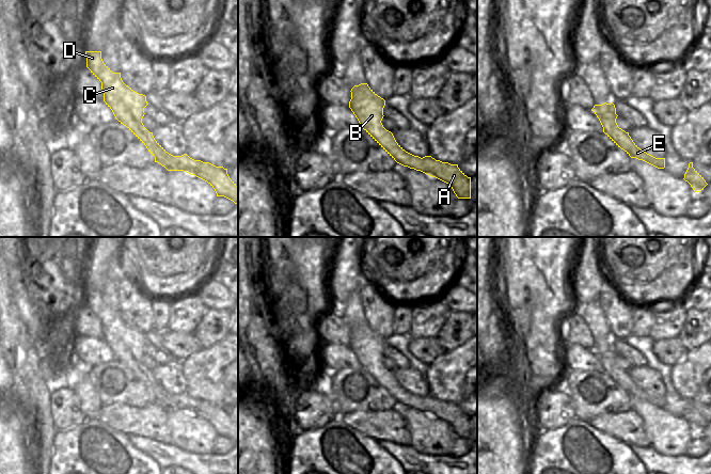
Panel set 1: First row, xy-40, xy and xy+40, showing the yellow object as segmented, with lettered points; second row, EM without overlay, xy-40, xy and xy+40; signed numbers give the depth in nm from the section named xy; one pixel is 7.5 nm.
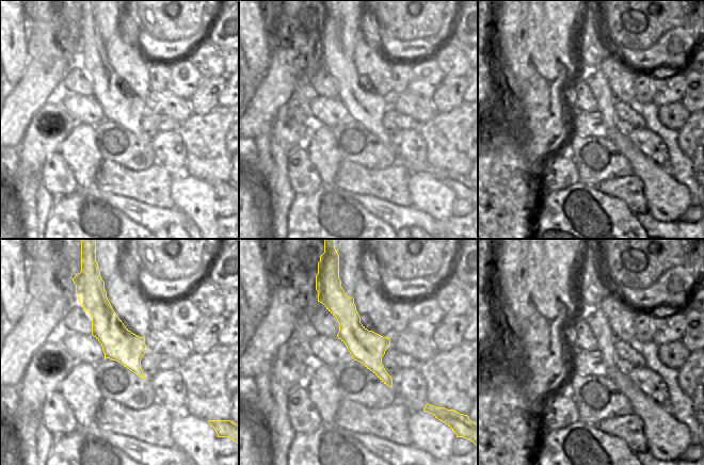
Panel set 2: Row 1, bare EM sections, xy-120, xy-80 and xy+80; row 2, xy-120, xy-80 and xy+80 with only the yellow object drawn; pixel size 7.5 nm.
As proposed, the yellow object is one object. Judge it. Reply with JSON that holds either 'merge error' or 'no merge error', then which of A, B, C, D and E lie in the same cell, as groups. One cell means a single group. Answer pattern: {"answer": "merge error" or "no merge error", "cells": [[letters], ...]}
{"answer": "no merge error", "cells": [["A", "B", "C", "D", "E"]]}

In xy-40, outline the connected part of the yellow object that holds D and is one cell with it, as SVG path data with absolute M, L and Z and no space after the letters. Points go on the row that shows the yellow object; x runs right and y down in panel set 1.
M85 51L86 67L101 82L104 101L112 110L115 118L126 126L155 157L155 162L168 171L184 171L207 181L217 196L224 196L238 204L238 187L230 178L227 169L209 162L194 160L187 154L169 154L143 125L144 108L148 105L146 96L126 85L121 73L113 73L102 61L101 51Z

